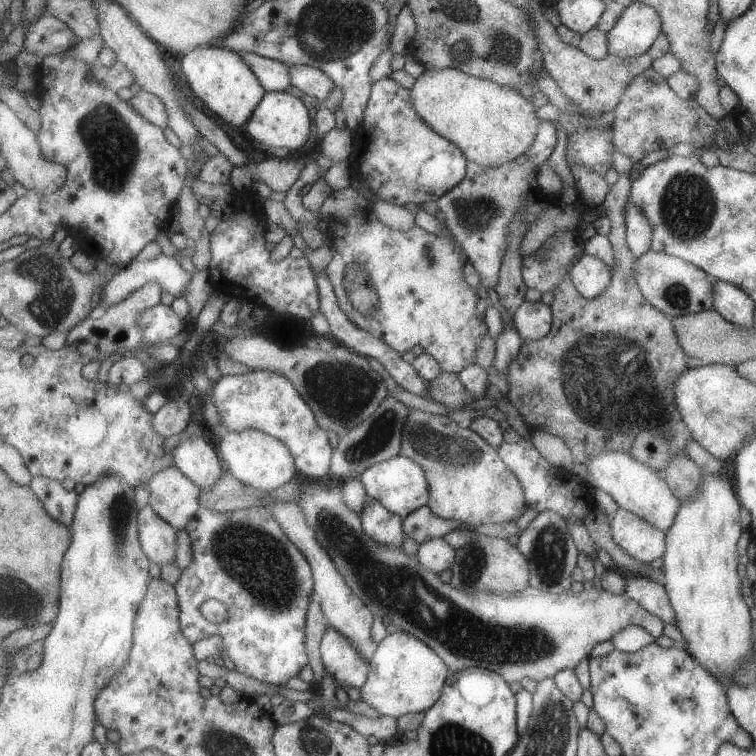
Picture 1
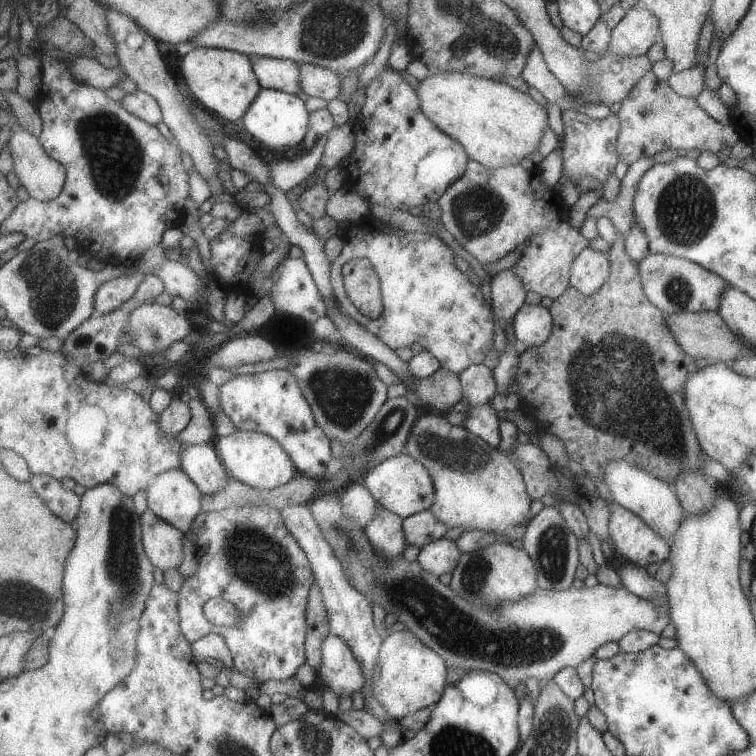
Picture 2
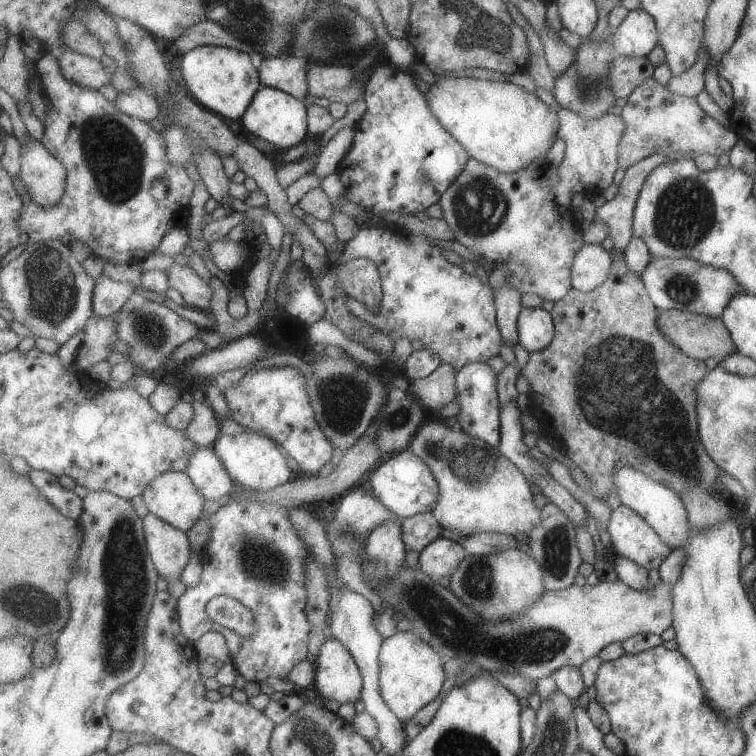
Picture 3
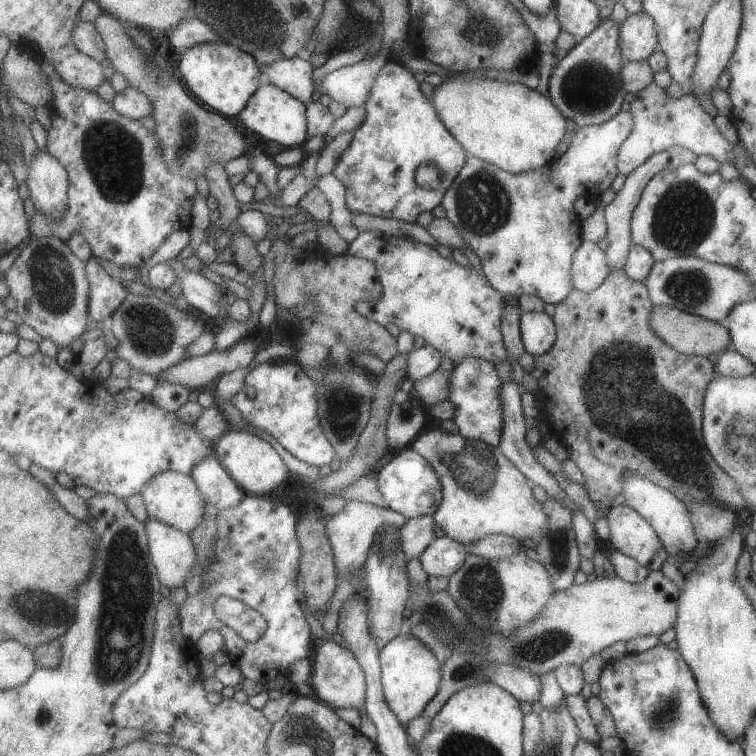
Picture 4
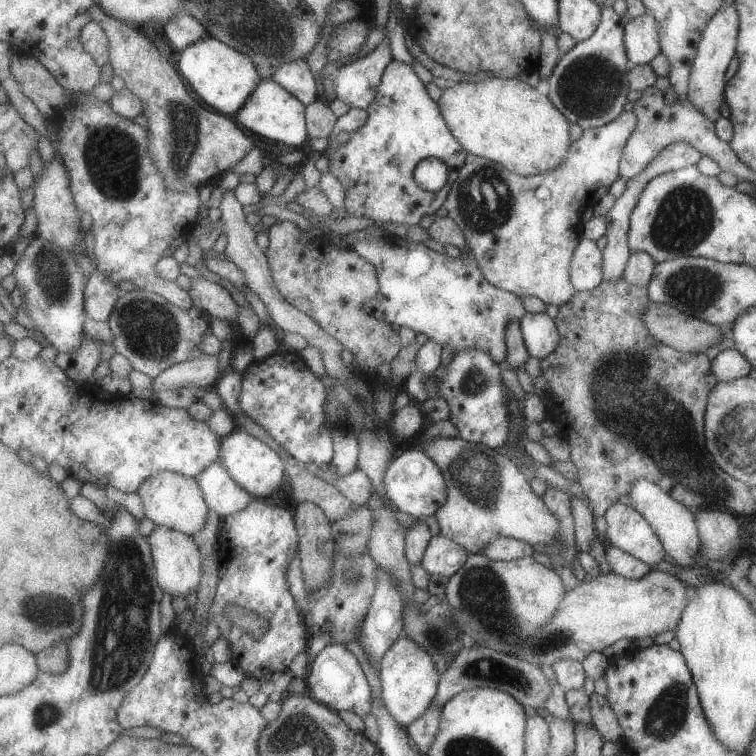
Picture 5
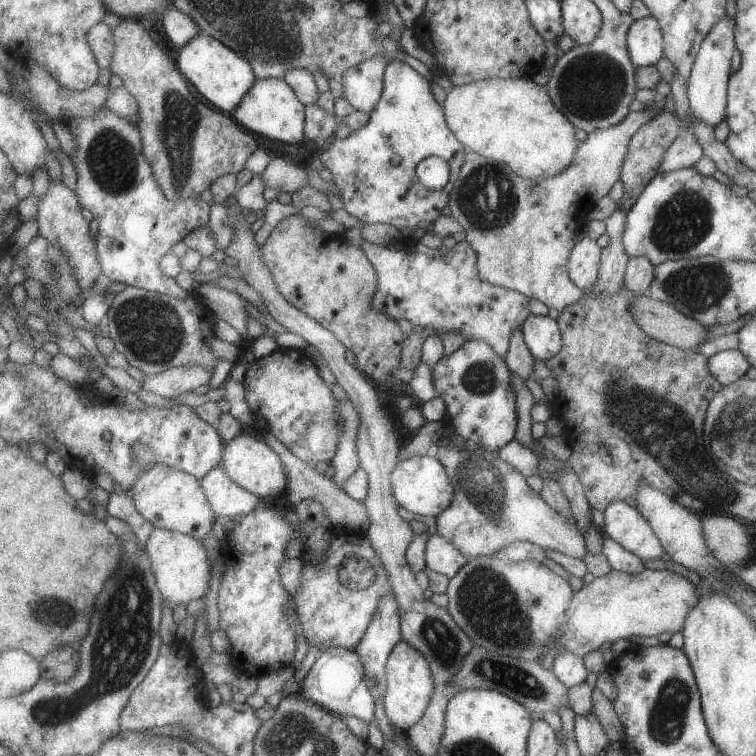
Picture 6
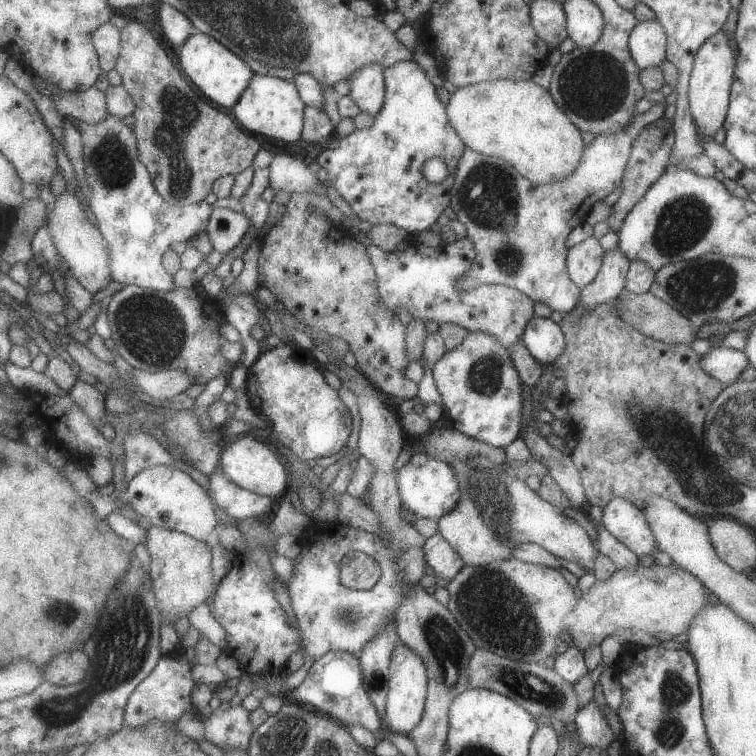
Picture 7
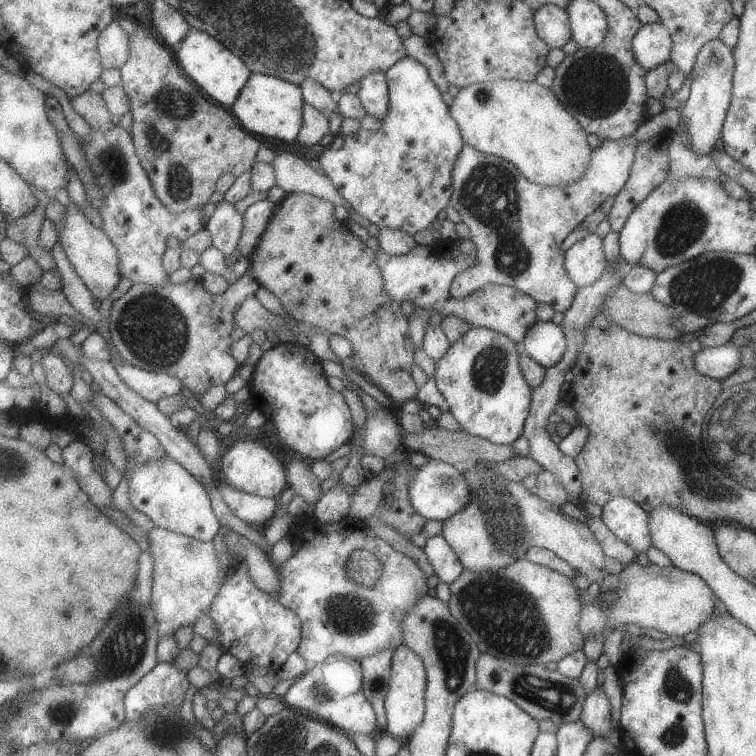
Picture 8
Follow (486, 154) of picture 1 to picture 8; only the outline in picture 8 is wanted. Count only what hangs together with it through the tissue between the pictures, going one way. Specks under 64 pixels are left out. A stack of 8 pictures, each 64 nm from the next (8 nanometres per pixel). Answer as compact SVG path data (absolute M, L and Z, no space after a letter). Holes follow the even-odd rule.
M493 80L459 89L450 106L464 144L483 154L507 159L529 182L561 188L577 182L589 164L591 148L581 130L550 88L535 81Z

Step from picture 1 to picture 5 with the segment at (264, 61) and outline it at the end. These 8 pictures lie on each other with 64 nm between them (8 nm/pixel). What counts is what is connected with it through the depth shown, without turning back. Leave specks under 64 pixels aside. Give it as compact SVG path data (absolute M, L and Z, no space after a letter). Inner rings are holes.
M295 60L279 66L272 79L279 82L307 107L318 101L317 78L313 76L306 60Z

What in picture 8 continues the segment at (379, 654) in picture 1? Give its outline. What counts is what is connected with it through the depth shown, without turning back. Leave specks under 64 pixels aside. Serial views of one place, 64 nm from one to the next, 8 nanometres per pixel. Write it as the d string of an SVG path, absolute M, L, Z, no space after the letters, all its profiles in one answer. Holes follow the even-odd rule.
M402 643L393 658L390 692L386 699L388 724L386 730L399 737L401 741L410 740L426 716L426 691L428 690L428 671L424 659L416 651Z

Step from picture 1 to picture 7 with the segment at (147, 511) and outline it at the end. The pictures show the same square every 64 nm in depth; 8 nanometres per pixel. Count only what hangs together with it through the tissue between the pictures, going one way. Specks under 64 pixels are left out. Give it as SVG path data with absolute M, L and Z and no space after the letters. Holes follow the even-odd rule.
M152 525L148 530L147 549L151 557L153 588L160 603L163 621L172 626L181 616L189 616L199 604L209 605L209 598L217 591L213 572L211 543L205 543L189 534Z

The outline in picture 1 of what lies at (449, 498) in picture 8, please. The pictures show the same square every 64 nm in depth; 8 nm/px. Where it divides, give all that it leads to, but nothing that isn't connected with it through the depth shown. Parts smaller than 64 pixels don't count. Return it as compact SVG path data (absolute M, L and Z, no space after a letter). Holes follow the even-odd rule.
M400 455L375 464L363 472L360 480L370 496L379 500L390 512L399 514L403 519L408 518L415 510L429 505L429 482L425 476L425 470L407 456Z

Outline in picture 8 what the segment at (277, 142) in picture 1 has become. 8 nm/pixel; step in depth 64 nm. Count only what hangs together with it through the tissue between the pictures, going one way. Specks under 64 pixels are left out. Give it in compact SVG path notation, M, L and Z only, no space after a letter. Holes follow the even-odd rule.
M253 73L232 109L234 115L249 133L291 143L298 142L301 128L305 124L305 106L304 91L299 85L272 75Z

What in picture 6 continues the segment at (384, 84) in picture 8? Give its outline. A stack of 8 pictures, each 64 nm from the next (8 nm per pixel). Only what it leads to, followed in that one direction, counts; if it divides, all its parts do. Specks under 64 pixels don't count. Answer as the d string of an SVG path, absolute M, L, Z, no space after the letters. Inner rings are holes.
M373 56L369 61L361 62L361 65L353 66L353 69L343 74L340 79L342 96L351 102L353 108L369 114L375 111L383 96L388 64L383 56Z

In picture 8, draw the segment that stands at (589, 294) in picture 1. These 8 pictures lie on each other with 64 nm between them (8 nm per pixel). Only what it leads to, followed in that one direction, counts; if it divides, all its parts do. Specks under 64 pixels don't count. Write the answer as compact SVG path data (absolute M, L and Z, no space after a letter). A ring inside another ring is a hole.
M590 233L577 240L564 252L563 268L576 287L594 284L603 274L607 262L602 248L601 237Z

